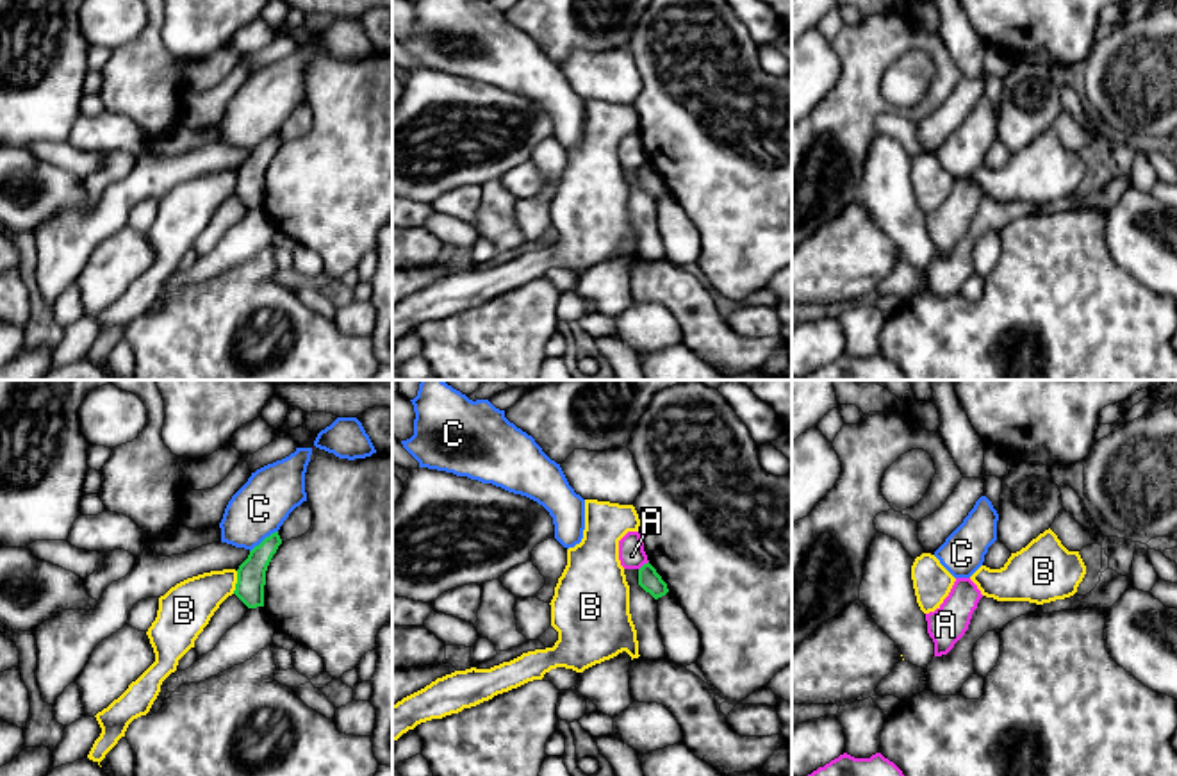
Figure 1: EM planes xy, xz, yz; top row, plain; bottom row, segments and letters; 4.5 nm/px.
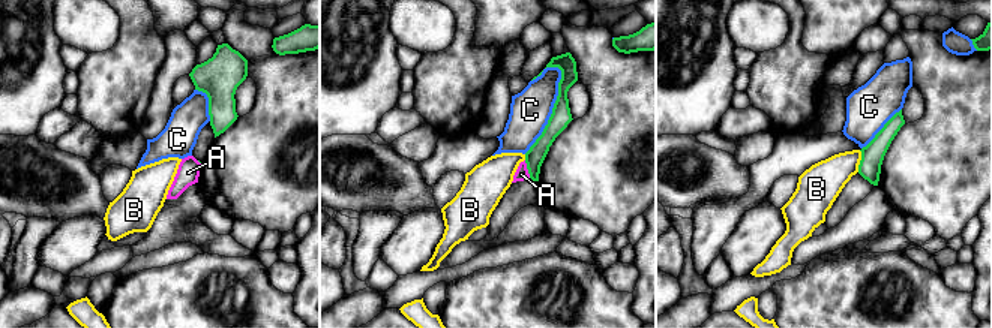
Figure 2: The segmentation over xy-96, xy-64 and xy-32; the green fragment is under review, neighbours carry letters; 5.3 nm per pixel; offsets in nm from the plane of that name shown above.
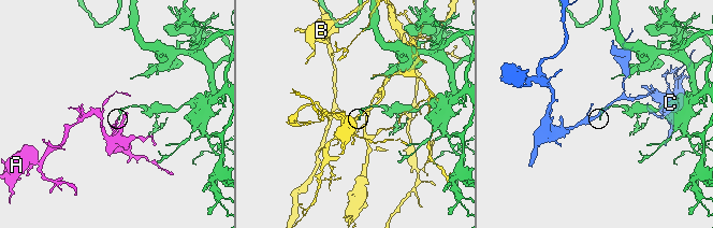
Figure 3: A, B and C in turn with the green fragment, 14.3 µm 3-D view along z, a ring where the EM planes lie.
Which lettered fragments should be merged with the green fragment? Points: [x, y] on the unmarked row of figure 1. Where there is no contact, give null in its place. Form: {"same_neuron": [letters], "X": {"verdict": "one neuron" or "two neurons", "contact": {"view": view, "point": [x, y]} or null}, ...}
{"same_neuron": [], "A": {"verdict": "two neurons", "contact": {"view": "xz", "point": [642, 166]}}, "B": {"verdict": "two neurons", "contact": {"view": "xy", "point": [238, 182]}}, "C": {"verdict": "two neurons", "contact": {"view": "xy", "point": [264, 140]}}}

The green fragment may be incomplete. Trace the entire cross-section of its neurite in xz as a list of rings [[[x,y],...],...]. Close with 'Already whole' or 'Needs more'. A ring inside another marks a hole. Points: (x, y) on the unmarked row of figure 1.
[[[649,162],[638,169],[638,186],[654,200],[669,193],[667,184],[662,180],[662,177]]]. Already whole

